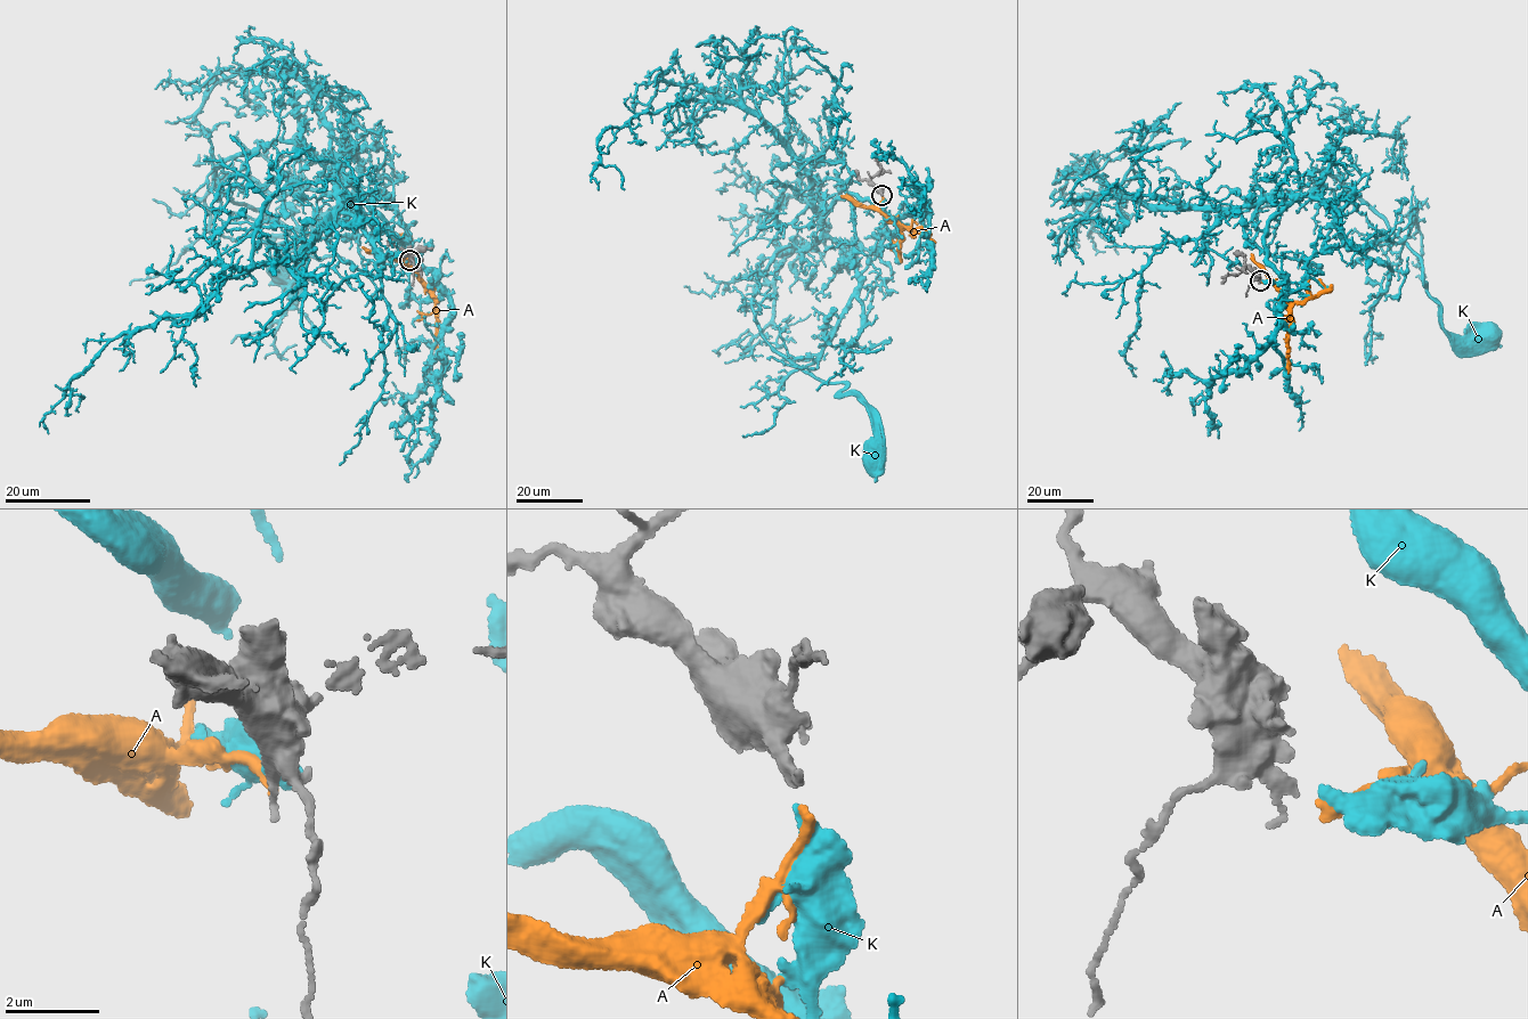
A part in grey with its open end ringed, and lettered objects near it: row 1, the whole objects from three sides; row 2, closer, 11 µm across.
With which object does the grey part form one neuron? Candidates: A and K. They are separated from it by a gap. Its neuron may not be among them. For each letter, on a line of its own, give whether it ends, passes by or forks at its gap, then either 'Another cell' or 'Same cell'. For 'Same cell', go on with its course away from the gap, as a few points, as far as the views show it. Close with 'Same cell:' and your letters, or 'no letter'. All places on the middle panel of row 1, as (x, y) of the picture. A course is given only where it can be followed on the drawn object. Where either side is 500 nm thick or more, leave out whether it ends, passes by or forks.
A: It ends there. Another cell
K: It ends there. Same cell. Its course: (882, 196), (886, 217), (848, 194), (809, 246), (775, 251), (753, 308), (791, 361), (861, 401), (874, 463)
Same cell: K

